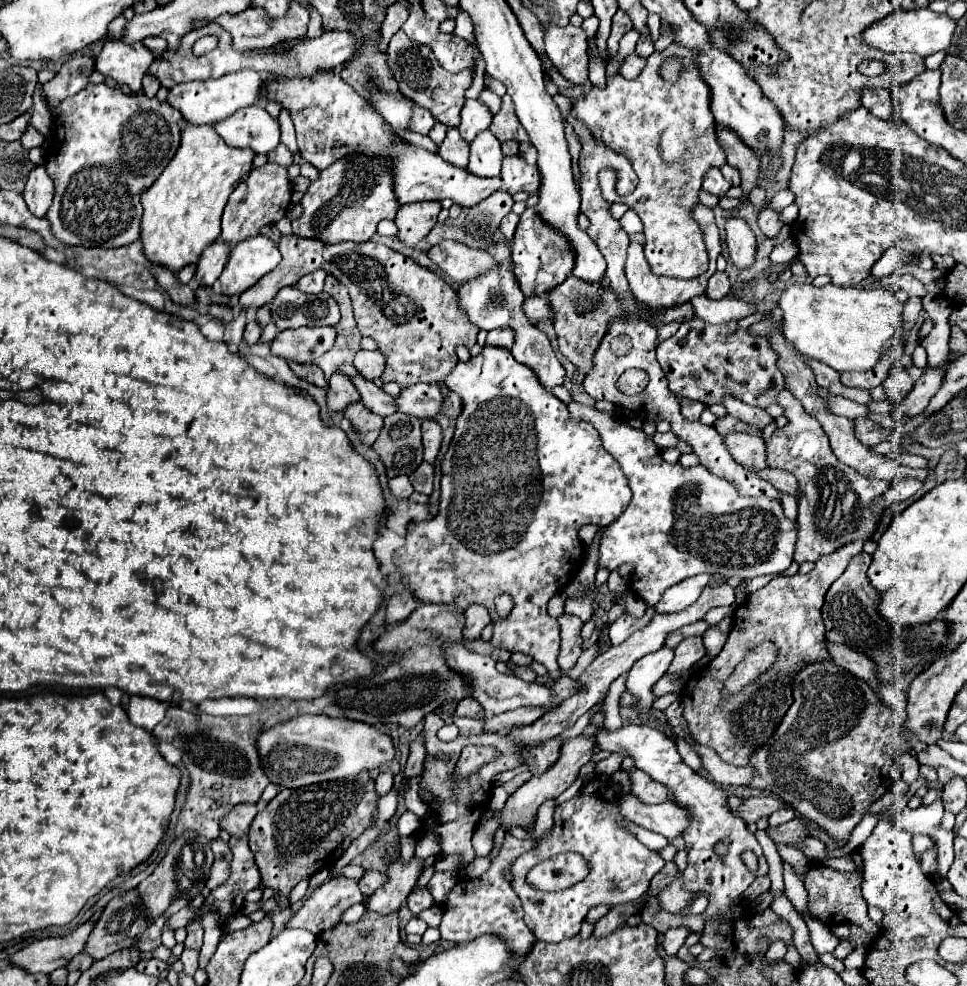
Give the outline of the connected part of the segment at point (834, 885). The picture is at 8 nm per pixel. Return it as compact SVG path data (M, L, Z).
M812 865L804 887L808 891L808 909L820 917L828 927L836 927L842 923L860 925L872 939L878 937L878 925L872 923L866 915L866 901L862 897L862 877L858 873L842 873L824 865Z

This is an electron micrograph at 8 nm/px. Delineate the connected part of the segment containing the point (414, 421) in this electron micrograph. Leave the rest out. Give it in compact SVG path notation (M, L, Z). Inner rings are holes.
M404 413L384 417L384 427L372 449L380 455L390 479L410 475L422 461L420 419Z

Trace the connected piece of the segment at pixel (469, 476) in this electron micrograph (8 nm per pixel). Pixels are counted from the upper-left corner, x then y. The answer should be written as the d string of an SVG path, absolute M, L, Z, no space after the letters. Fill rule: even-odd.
M484 347L482 353L478 357L470 357L470 361L458 361L456 369L446 377L446 387L450 391L454 391L460 401L462 401L462 413L456 419L456 429L454 429L454 439L442 459L442 493L440 493L440 507L438 507L438 515L430 521L420 521L420 523L410 523L408 525L408 533L406 533L406 543L404 546L394 552L393 561L396 567L400 569L400 573L408 579L408 589L410 593L420 601L420 603L446 603L446 605L456 605L462 613L478 603L484 605L492 617L494 623L494 635L492 635L492 645L500 647L500 649L508 649L510 653L526 653L530 657L534 657L534 661L542 663L550 675L554 677L554 681L560 679L560 669L556 663L558 657L558 649L560 649L560 623L556 619L552 619L548 615L548 601L560 593L576 575L576 571L582 565L582 555L584 555L584 545L578 539L578 531L582 525L586 523L606 523L610 525L612 521L616 521L624 509L628 507L628 501L632 497L630 489L628 489L628 481L620 469L620 465L616 465L616 461L612 459L610 453L606 453L606 449L602 447L602 441L598 437L598 431L588 423L588 421L578 421L574 417L570 417L568 407L556 399L550 391L546 391L536 373L532 373L532 369L528 369L526 365L520 365L514 361L512 353L506 349L492 349L492 347ZM500 593L508 593L514 599L514 609L510 613L508 619L500 619L496 615L494 609L494 597Z

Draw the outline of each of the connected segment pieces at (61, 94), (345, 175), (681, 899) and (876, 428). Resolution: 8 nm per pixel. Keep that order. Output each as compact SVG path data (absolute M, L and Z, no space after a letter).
M76 55L70 61L66 61L60 69L60 73L44 83L42 95L48 103L48 107L56 107L60 105L60 101L64 101L70 95L76 95L80 89L84 89L84 85L88 85L88 77L94 71L94 59L92 57L82 57Z
M346 157L344 161L336 161L336 165L320 171L320 177L310 183L302 199L304 213L300 219L292 221L292 229L298 237L324 243L364 243L376 233L380 219L394 219L398 207L388 177L388 165L384 165L384 161L374 157Z
M680 877L676 881L672 881L670 885L666 885L660 893L658 893L658 903L662 909L670 911L670 913L680 913L682 909L686 909L690 903L694 901L694 893L684 893L682 885L680 885Z
M854 419L854 433L862 445L876 445L886 439L886 429L870 419Z

